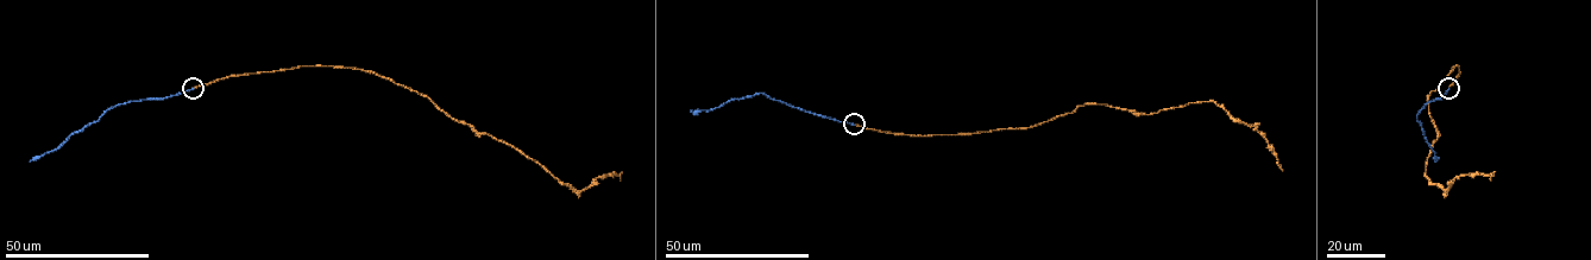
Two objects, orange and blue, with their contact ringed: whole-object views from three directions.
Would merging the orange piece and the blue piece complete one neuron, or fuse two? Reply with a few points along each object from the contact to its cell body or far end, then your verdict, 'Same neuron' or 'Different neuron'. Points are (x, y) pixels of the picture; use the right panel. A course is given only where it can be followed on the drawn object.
Course of orange: (1448, 88), (1460, 73), (1457, 65), (1427, 97), (1439, 134), (1425, 175), (1445, 191), (1460, 176), (1495, 172). Course of blue: (1448, 88), (1417, 114), (1434, 160). Different neuron

